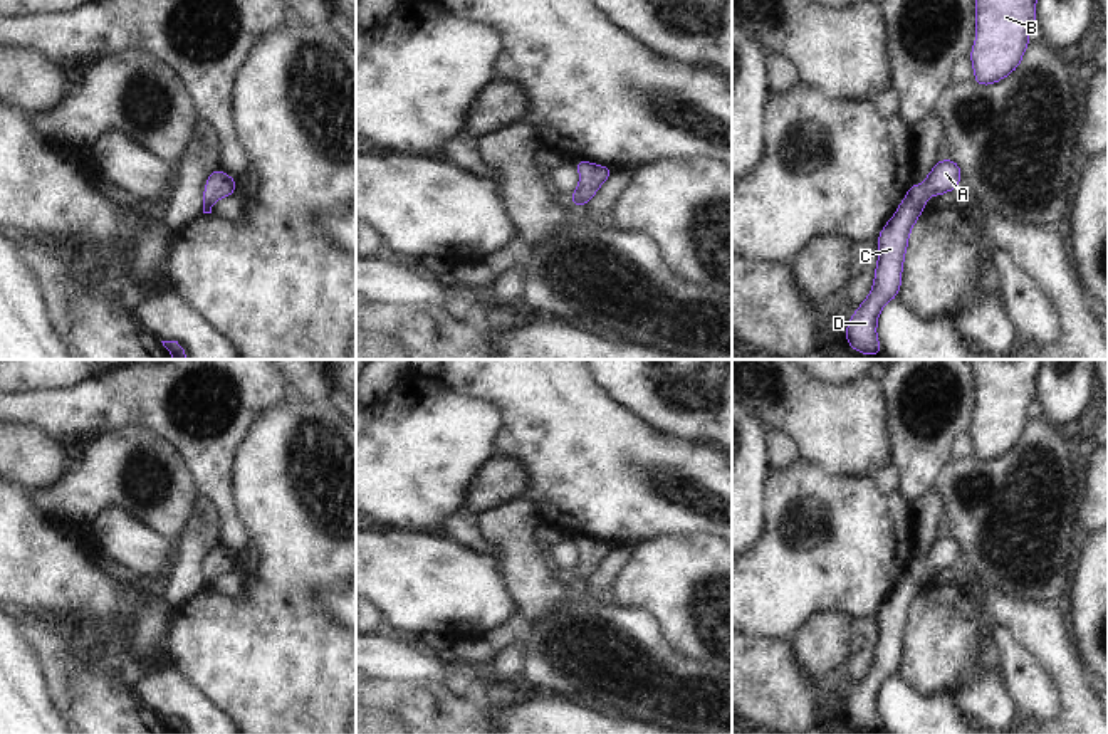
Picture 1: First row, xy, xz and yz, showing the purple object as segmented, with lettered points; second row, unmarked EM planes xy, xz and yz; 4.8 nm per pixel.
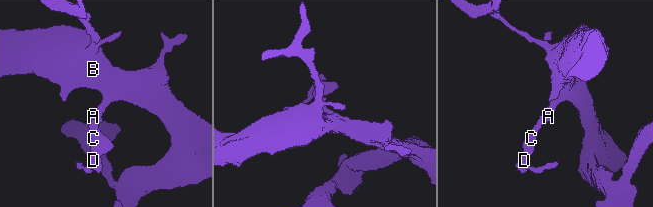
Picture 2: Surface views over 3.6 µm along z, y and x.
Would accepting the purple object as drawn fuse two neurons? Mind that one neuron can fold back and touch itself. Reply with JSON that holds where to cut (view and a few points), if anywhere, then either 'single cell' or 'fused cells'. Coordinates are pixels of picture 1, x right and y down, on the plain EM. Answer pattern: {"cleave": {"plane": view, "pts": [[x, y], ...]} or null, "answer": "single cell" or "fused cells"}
{"cleave": null, "answer": "single cell"}

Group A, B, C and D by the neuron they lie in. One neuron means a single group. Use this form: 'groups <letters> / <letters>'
groups A B C D

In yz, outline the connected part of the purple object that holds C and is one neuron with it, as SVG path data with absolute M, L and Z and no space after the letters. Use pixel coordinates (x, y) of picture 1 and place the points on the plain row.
M952 534L938 536L922 563L917 558L910 563L895 591L881 605L876 616L878 638L873 663L865 679L856 684L843 709L848 722L855 727L870 732L883 729L876 712L878 692L891 675L898 674L902 665L902 648L910 608L925 588L927 574L950 569L960 558L962 546L957 537Z

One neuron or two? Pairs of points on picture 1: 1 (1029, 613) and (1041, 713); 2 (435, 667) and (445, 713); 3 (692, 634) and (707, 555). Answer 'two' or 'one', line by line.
1: two
2: two
3: one

